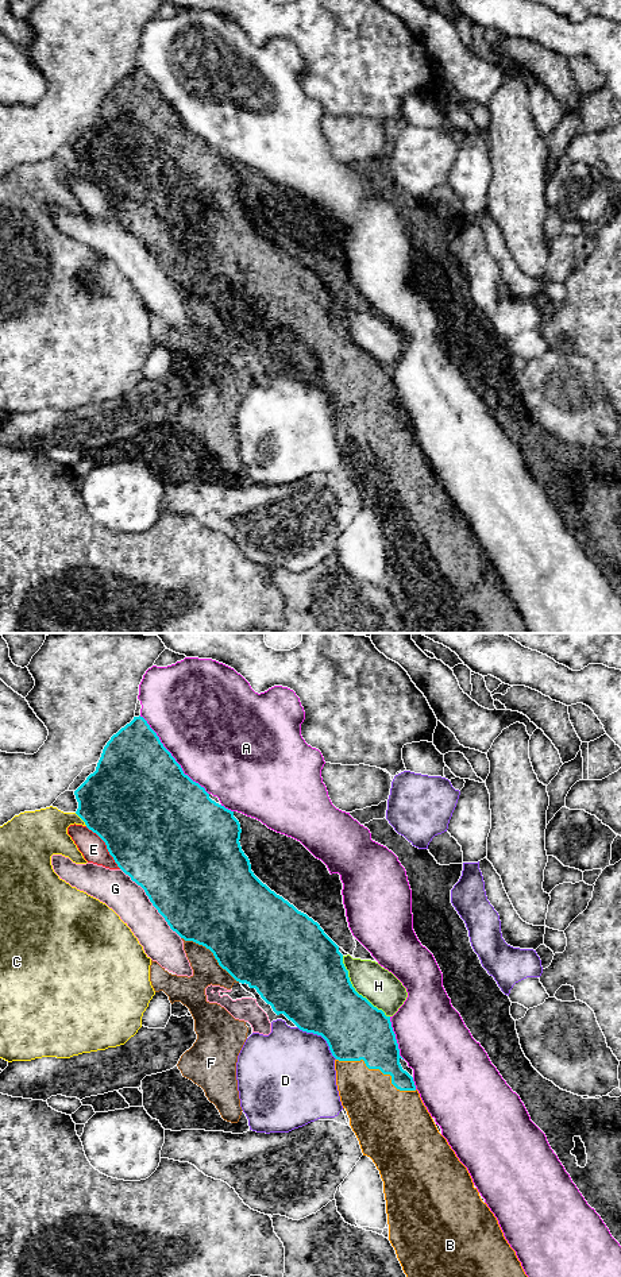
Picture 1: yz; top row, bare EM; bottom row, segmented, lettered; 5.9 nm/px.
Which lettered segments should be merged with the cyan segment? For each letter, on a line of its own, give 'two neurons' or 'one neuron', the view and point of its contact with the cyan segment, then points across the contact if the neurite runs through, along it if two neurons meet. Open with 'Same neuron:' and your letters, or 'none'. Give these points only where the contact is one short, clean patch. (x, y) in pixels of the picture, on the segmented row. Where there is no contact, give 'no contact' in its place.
Same neuron: B
A: two neurons; contact yz (172, 756)
B: one neuron; contact yz (378, 1068)
C: two neurons; contact yz (81, 818)
D: two neurons; contact yz (320, 1034)
E: two neurons; contact yz (107, 847)
F: two neurons; contact yz (212, 952)
G: two neurons; contact yz (151, 902)
H: two neurons; contact yz (354, 990)

